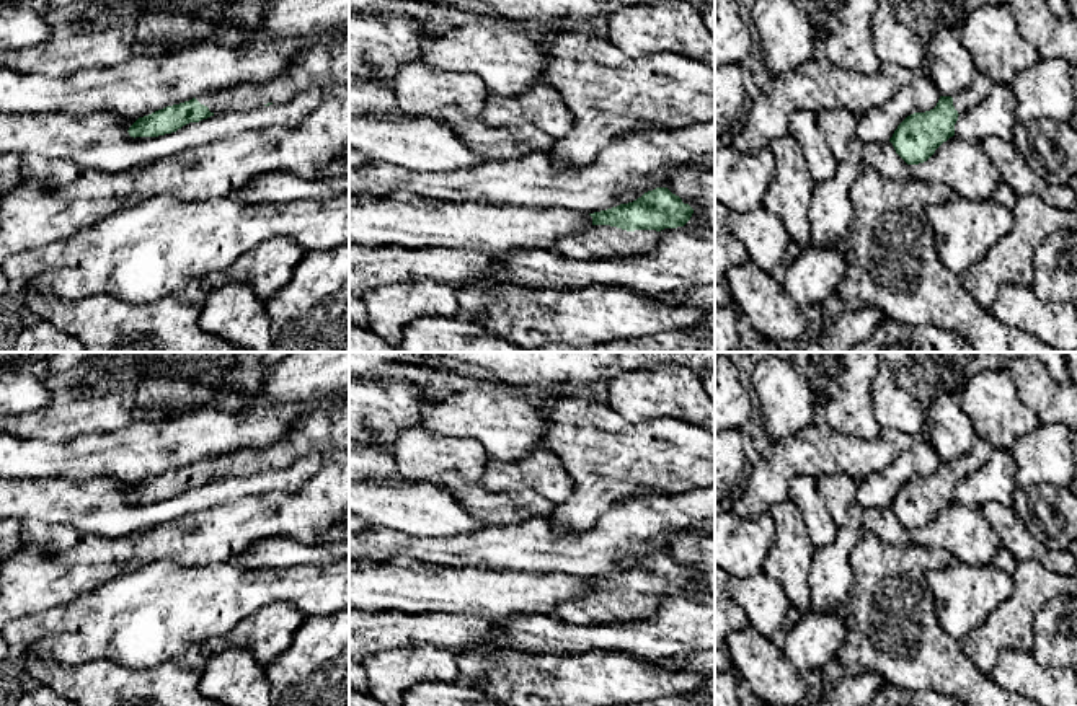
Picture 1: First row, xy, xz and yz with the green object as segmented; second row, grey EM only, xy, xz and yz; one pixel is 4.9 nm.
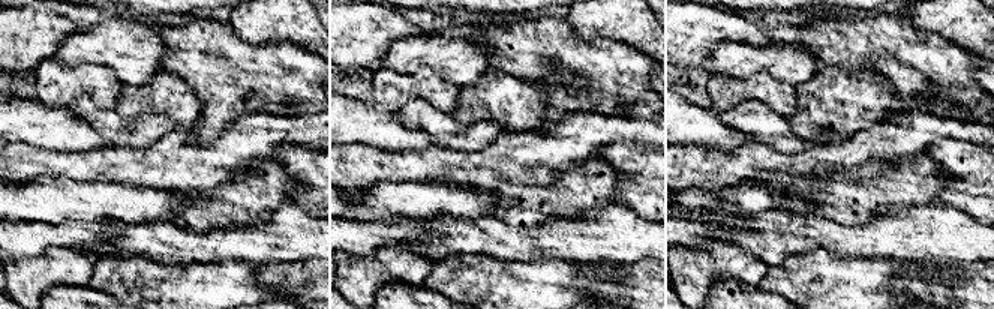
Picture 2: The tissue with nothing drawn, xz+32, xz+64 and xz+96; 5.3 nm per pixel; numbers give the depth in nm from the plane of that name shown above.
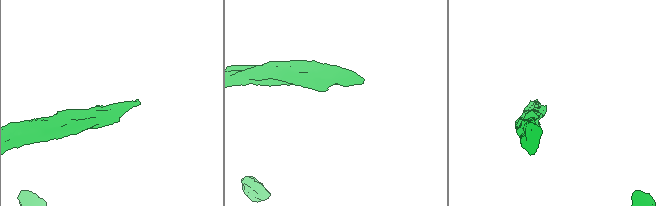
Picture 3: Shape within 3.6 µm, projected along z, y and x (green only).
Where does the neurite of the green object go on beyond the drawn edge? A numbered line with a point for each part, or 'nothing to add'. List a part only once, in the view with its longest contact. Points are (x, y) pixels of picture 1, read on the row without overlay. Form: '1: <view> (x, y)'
1: xz (598, 607)

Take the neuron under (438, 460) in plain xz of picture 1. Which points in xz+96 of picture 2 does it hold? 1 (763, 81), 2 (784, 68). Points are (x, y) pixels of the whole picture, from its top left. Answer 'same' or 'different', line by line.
1: same
2: different

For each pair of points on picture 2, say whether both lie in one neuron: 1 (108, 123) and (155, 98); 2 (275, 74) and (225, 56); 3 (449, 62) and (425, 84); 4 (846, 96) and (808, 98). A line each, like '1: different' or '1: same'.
1: different
2: same
3: different
4: same

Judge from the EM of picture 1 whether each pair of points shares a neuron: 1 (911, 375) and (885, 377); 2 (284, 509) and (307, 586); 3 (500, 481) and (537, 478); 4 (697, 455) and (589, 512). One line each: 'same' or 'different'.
1: different
2: different
3: same
4: same

